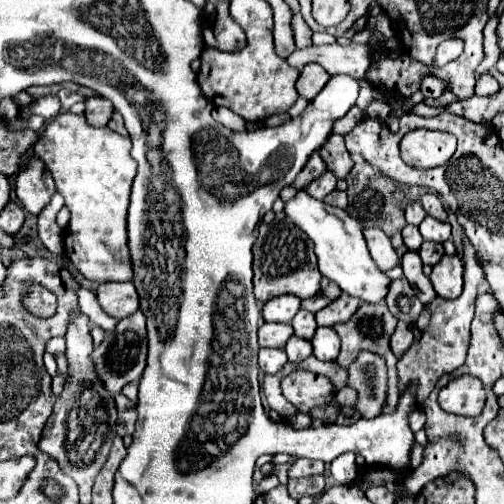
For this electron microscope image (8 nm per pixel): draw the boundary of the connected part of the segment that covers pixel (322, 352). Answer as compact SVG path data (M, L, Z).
M318 327L310 343L314 347L314 357L320 361L336 361L340 353L340 337L332 327Z

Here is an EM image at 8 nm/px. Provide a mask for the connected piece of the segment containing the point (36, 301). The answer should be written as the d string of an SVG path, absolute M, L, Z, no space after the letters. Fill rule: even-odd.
M26 285L26 293L22 297L22 303L24 303L24 309L28 313L32 313L34 317L38 317L38 319L52 317L52 313L56 311L56 297L54 297L54 293L50 293L42 285ZM36 289L42 289L42 291L36 291Z

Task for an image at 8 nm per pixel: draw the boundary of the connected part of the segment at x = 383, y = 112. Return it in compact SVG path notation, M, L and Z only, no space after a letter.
M375 98L372 99L371 104L366 108L362 115L364 117L374 117L376 119L380 119L384 121L387 118L387 115L391 111L391 105L385 101L378 101Z

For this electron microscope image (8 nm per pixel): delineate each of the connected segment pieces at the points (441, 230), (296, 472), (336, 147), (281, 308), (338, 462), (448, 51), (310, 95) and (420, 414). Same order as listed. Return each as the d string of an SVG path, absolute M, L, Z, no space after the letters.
M426 217L420 223L420 233L428 241L444 243L446 239L450 239L450 223L442 223L442 221L434 219L434 217Z
M296 459L288 469L290 477L310 477L310 475L320 475L320 473L324 473L324 463L310 461L310 459Z
M330 135L326 145L322 145L322 149L320 149L320 157L324 159L328 171L332 171L336 175L336 179L344 179L354 165L354 161L350 159L350 155L344 147L342 135Z
M282 295L282 297L274 297L274 299L264 303L262 317L264 317L264 321L290 323L292 317L298 313L298 309L300 309L300 299L298 297Z
M342 453L330 463L330 475L338 483L352 483L358 475L356 463L354 463L354 453Z
M450 37L450 39L442 41L442 43L438 45L436 63L438 63L438 65L444 65L444 63L456 59L456 57L462 53L462 49L464 49L464 45L462 45L462 41L458 41L458 37Z
M308 63L296 83L296 89L302 97L306 99L314 99L326 85L326 81L330 79L330 75L318 65L318 63Z
M416 408L416 411L412 411L412 413L410 413L408 421L410 427L412 427L412 431L417 432L424 428L426 415L421 409Z

